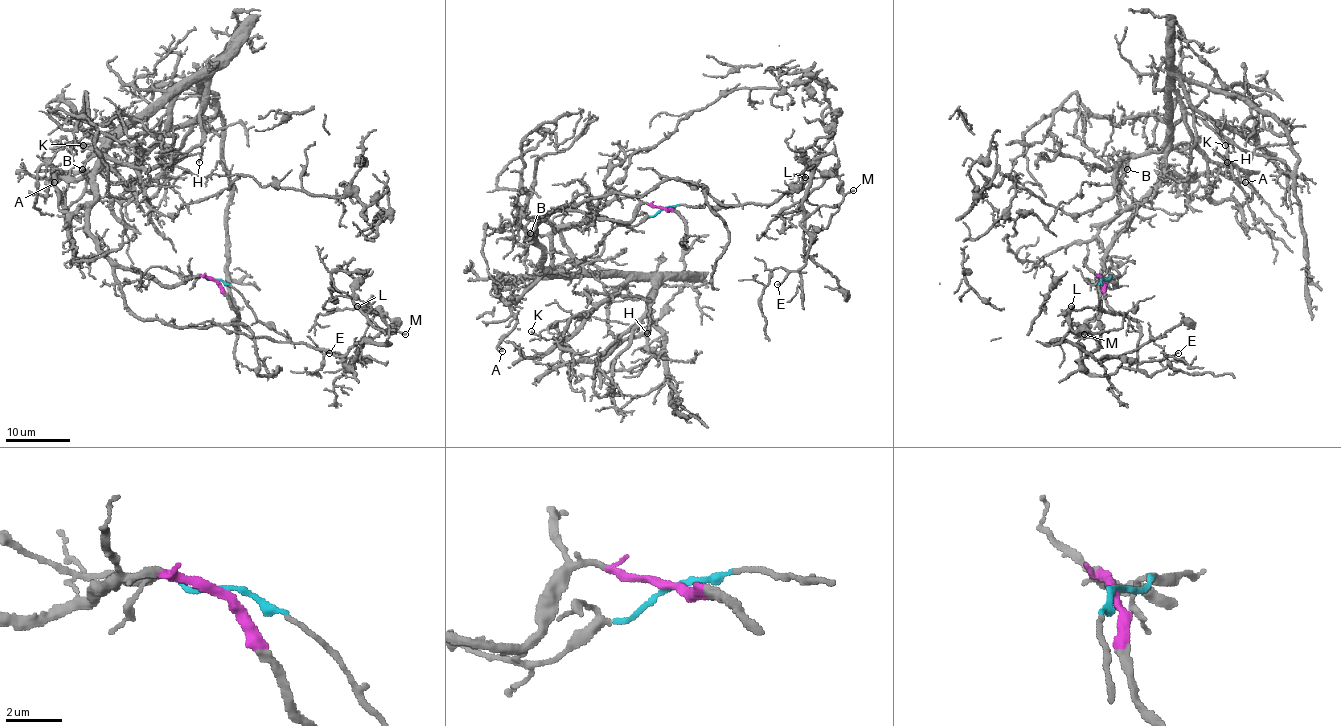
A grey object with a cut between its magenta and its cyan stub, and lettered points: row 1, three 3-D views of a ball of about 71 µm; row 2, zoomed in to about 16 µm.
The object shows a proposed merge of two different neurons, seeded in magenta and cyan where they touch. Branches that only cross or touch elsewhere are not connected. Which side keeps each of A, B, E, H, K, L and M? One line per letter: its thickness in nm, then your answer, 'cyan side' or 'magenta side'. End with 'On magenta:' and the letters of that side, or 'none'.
A: 190 nm | magenta side
B: 150 nm | magenta side
E: 100 nm | cyan side
H: 110 nm | magenta side
K: 150 nm | magenta side
L: 120 nm | cyan side
M: 140 nm | cyan side
On magenta: A, B, H, K

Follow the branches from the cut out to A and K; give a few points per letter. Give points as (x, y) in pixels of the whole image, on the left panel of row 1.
A: (215, 279), (194, 276), (164, 286), (124, 269), (88, 229), (93, 171), (77, 178), (67, 171), (55, 183)
K: (215, 279), (157, 284), (88, 229), (100, 154), (204, 78), (193, 118), (83, 146)

